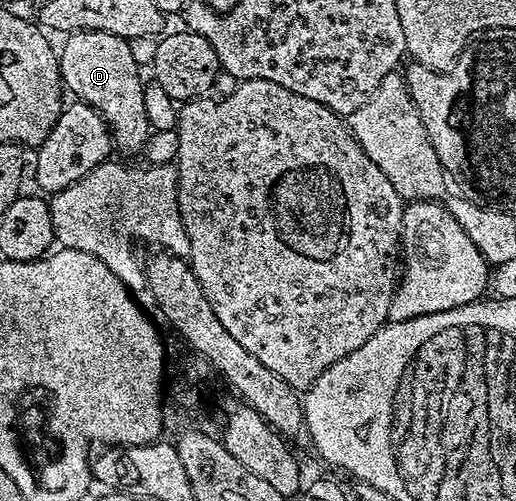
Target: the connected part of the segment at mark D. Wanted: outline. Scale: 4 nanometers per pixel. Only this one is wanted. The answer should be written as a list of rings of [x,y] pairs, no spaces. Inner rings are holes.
[[[106,31],[69,33],[63,41],[64,46],[58,49],[63,88],[76,93],[72,95],[100,115],[117,150],[141,152],[148,144],[150,126],[142,104],[145,82],[140,81],[141,70],[134,63],[134,55],[130,55],[132,42]]]

